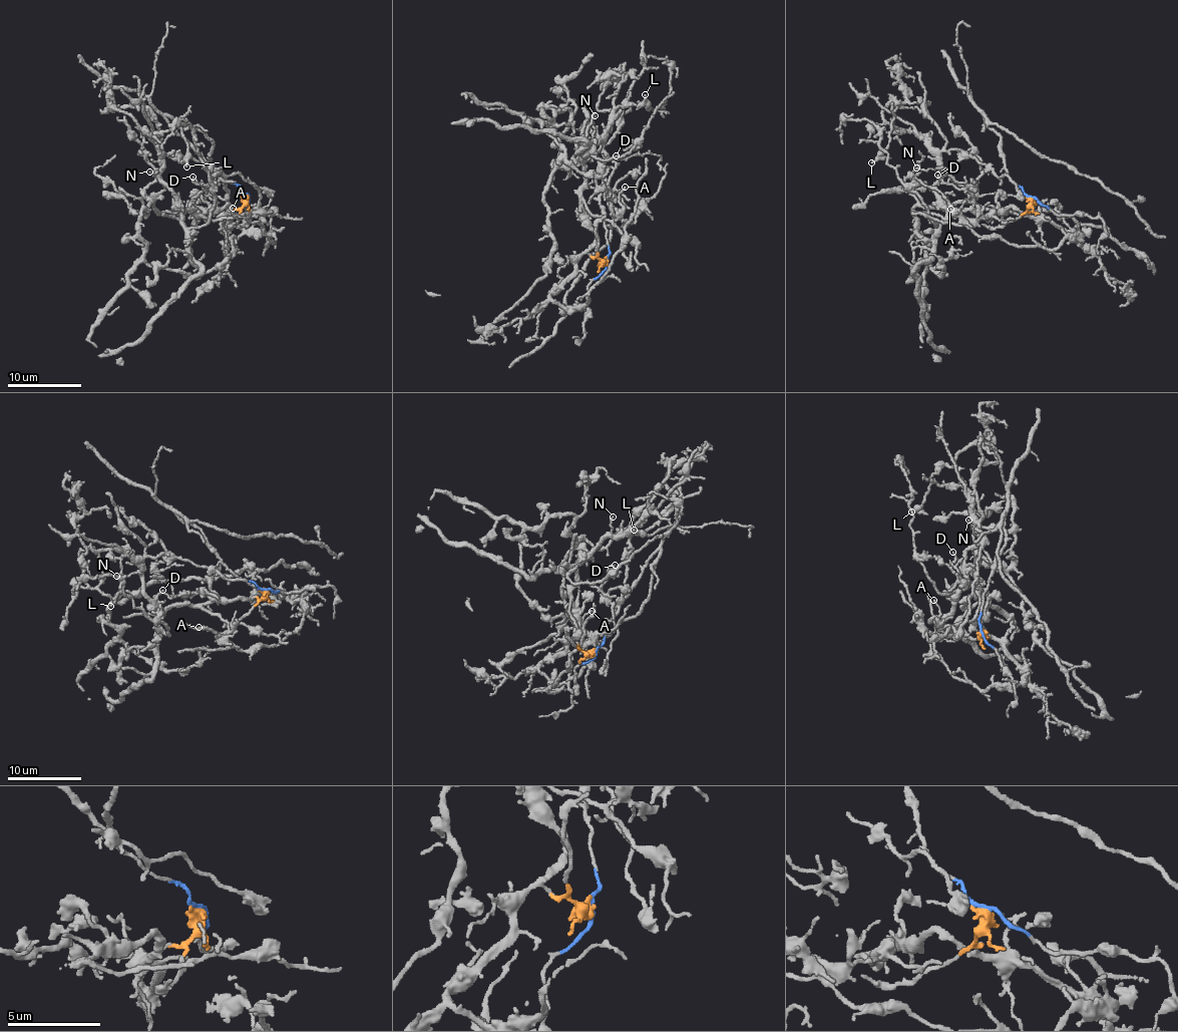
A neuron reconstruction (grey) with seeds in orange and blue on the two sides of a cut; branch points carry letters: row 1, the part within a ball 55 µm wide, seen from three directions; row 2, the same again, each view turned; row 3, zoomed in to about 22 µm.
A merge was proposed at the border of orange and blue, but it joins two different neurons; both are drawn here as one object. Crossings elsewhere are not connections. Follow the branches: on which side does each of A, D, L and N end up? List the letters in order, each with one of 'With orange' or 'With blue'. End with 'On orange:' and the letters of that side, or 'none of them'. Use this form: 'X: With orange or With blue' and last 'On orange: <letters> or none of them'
A: With orange
D: With orange
L: With orange
N: With orange
On orange: A, D, L, N

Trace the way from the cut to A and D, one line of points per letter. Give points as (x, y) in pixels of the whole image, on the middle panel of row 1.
A: (606, 261), (588, 252), (595, 232), (582, 205), (608, 220), (617, 220), (622, 205), (619, 192), (625, 187)
D: (606, 261), (588, 252), (595, 232), (583, 212), (582, 194), (586, 186), (607, 184), (617, 155)

